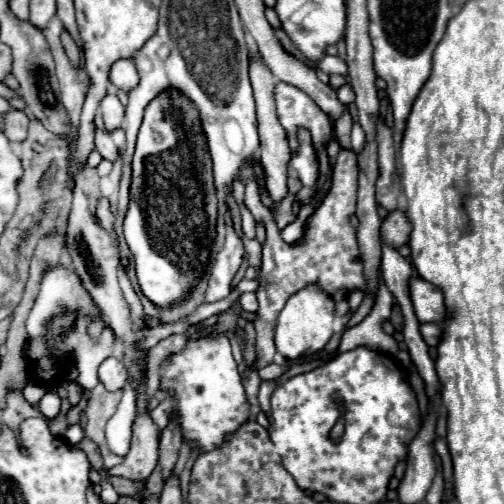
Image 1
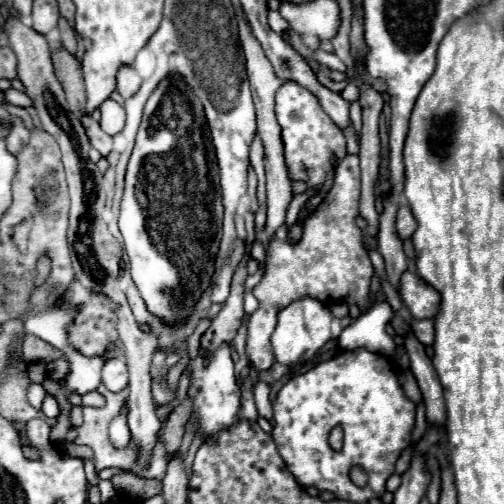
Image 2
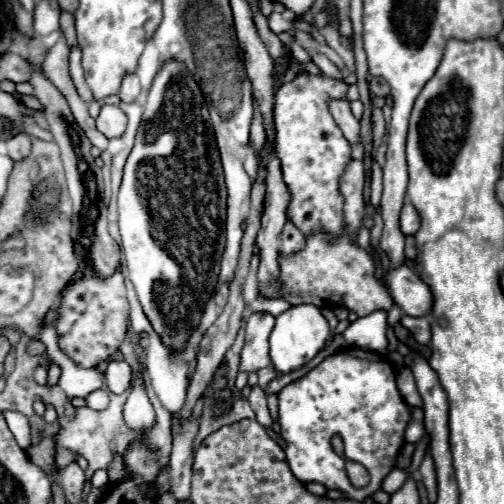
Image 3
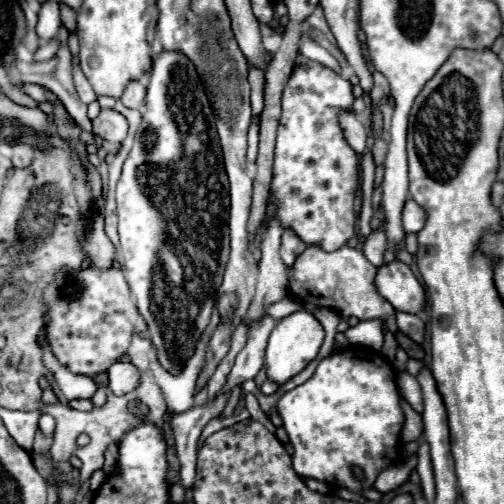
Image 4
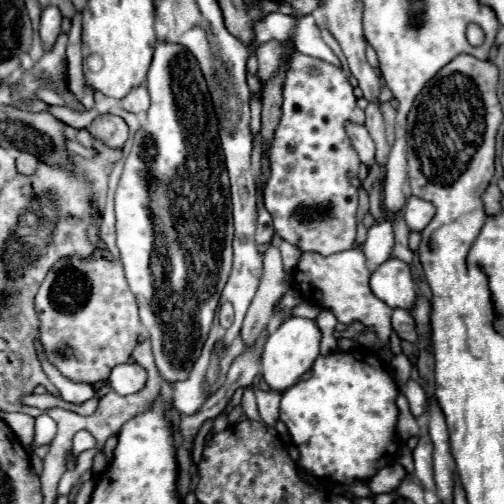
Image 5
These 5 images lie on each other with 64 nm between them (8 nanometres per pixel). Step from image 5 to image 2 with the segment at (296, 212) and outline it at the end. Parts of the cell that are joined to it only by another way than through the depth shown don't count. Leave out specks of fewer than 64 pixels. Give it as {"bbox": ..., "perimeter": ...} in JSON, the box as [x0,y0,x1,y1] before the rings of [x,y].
{"bbox":[276,82,346,188],"perimeter":[[[284,82],[276,92],[276,118],[282,126],[282,142],[286,166],[292,180],[304,180],[308,188],[322,188],[332,154],[340,162],[346,156],[346,140],[340,128],[332,124],[330,116],[318,104],[318,98],[296,82]]]}

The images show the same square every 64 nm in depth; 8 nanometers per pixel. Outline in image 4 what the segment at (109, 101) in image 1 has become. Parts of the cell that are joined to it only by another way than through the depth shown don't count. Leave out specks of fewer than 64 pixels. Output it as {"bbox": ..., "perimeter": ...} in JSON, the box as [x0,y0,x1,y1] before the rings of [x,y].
{"bbox":[92,110,128,142],"perimeter":[[[102,110],[92,120],[92,128],[94,128],[94,134],[102,136],[108,142],[122,142],[128,132],[128,122],[116,110]]]}

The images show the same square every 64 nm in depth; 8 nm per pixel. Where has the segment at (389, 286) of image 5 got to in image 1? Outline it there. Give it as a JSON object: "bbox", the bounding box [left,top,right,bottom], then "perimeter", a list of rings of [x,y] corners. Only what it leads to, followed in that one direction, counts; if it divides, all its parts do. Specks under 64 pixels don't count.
{"bbox":[410,278,448,324],"perimeter":[[[412,278],[410,298],[412,298],[414,312],[416,312],[416,318],[420,320],[420,324],[426,324],[426,322],[440,324],[448,318],[446,306],[444,306],[444,296],[442,296],[440,288],[436,288],[434,284],[428,284],[422,278]]]}

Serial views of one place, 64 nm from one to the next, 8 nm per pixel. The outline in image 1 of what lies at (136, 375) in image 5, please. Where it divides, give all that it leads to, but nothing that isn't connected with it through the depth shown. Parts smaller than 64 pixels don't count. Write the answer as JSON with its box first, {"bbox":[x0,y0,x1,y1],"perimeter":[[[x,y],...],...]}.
{"bbox":[98,356,128,390],"perimeter":[[[110,356],[100,364],[98,376],[100,376],[100,382],[106,386],[106,390],[120,390],[128,380],[128,370],[124,368],[122,360]]]}

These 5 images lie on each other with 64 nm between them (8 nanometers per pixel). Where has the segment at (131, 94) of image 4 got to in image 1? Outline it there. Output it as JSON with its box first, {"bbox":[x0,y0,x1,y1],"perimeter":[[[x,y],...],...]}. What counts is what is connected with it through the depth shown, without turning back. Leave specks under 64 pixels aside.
{"bbox":[110,58,140,92],"perimeter":[[[120,58],[120,60],[116,60],[112,64],[112,68],[110,68],[110,82],[116,88],[120,88],[124,92],[130,92],[138,84],[138,80],[140,80],[138,72],[136,72],[134,62],[130,58]]]}

